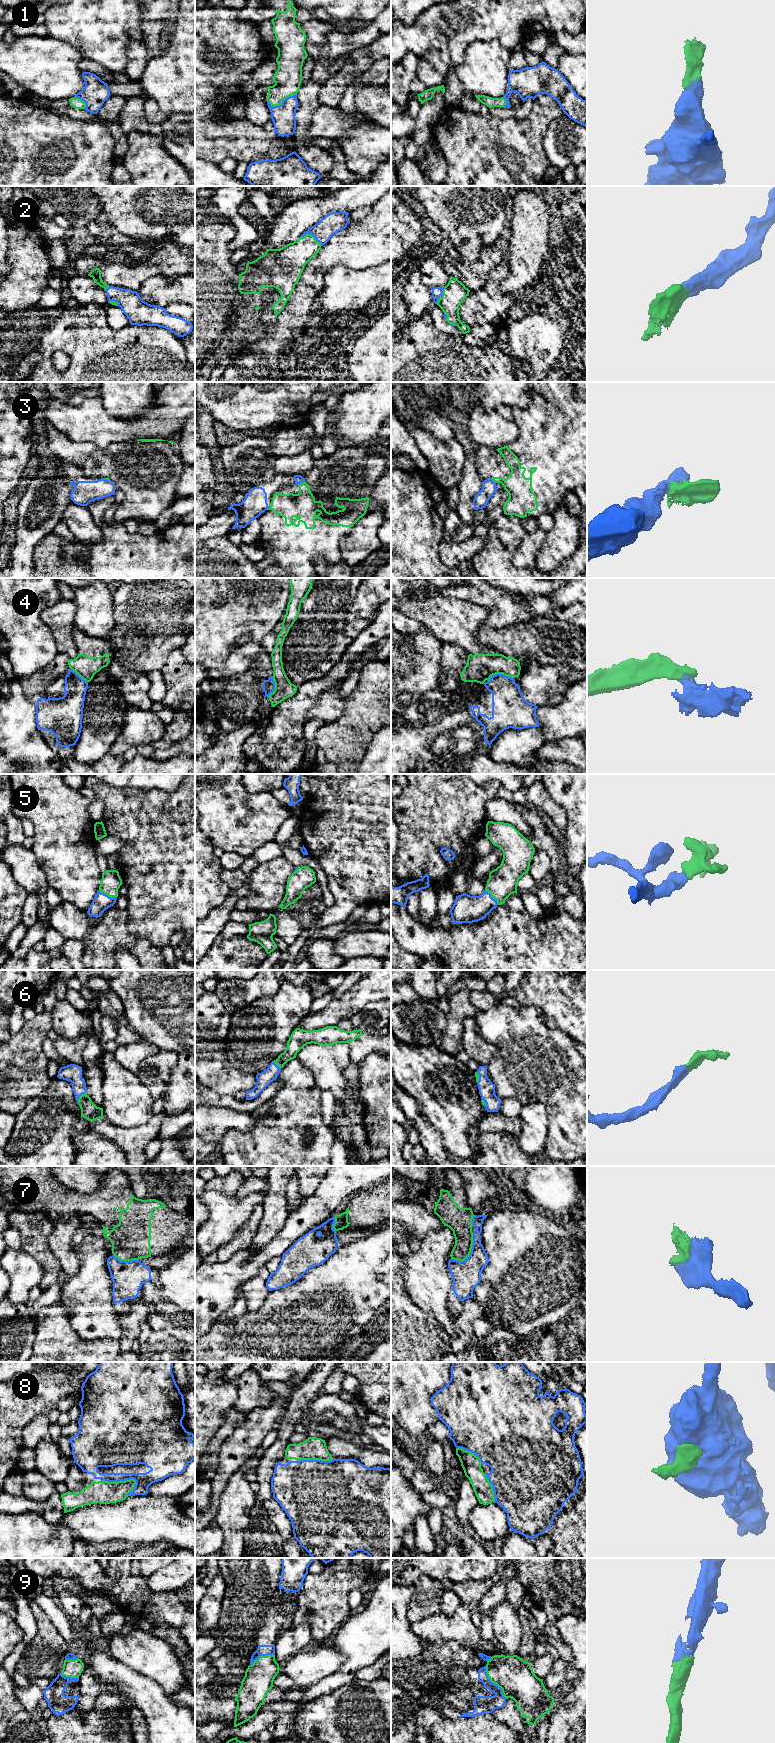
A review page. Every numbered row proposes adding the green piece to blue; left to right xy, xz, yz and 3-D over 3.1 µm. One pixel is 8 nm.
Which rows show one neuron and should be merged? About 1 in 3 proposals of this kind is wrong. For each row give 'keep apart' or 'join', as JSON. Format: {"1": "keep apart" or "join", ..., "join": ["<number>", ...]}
{"1": "join", "2": "join", "3": "keep apart", "4": "keep apart", "5": "join", "6": "join", "7": "keep apart", "8": "join", "9": "join", "join": ["1", "2", "5", "6", "8", "9"]}

